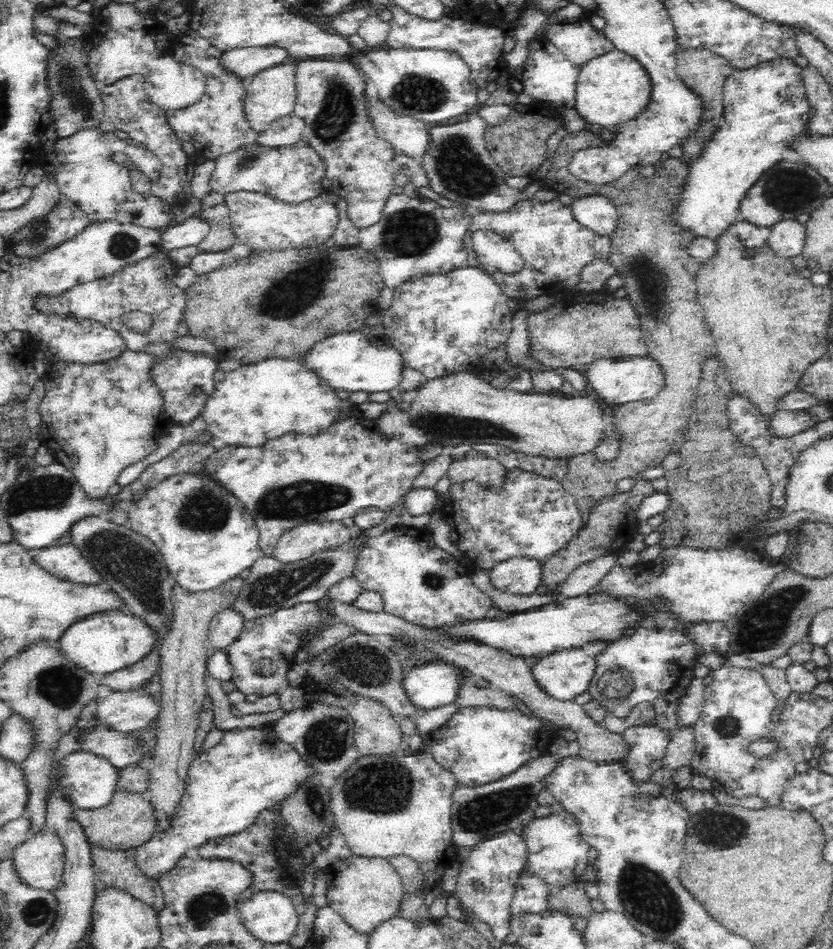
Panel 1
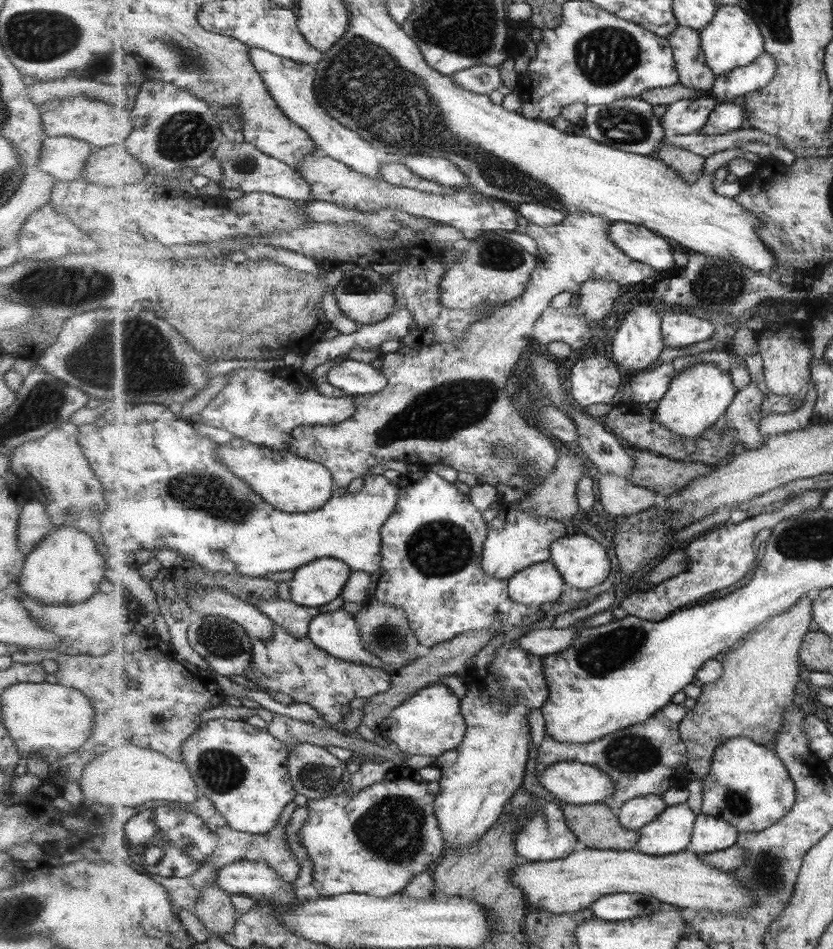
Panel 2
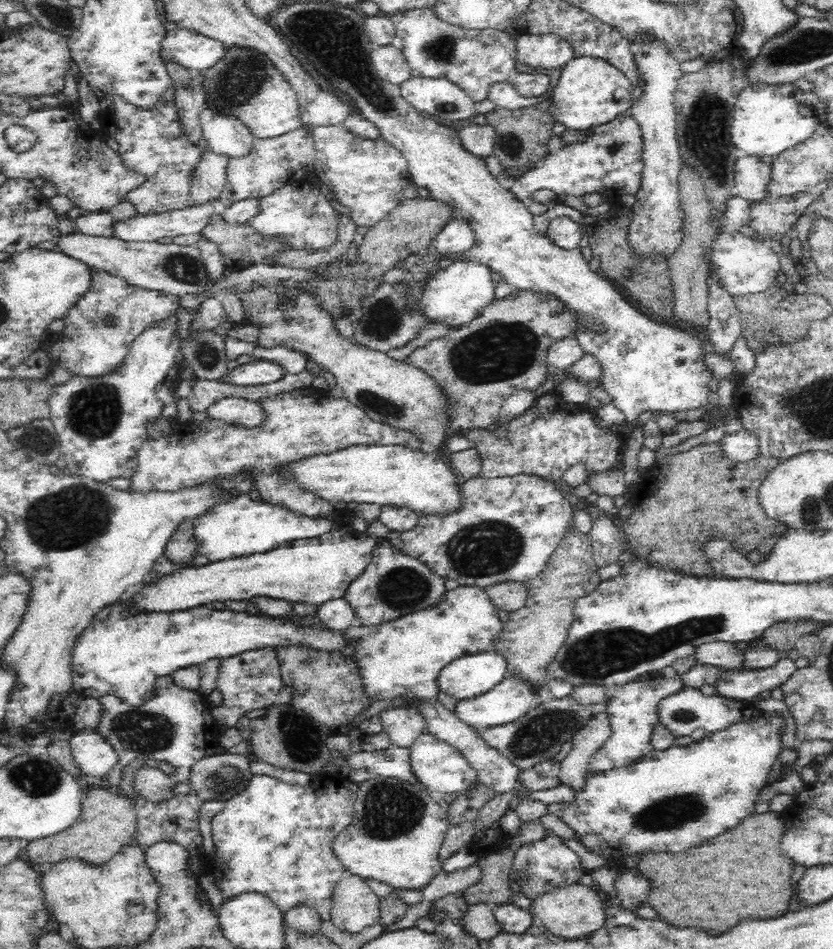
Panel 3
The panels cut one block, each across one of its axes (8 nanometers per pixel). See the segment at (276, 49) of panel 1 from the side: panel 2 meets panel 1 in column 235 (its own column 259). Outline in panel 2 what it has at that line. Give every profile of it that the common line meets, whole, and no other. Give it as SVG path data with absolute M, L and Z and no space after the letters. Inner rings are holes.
M250 48L250 57L253 65L257 67L263 77L271 95L283 109L283 112L291 121L307 131L319 150L327 156L335 157L337 160L351 166L353 170L363 173L373 179L383 179L381 176L381 165L377 158L377 148L371 142L365 140L358 132L350 130L335 118L321 105L317 97L315 80L317 80L317 69L314 65L305 62L295 62L290 58L280 57L268 50Z

